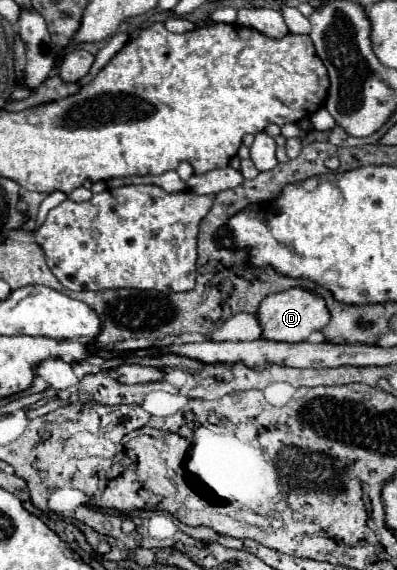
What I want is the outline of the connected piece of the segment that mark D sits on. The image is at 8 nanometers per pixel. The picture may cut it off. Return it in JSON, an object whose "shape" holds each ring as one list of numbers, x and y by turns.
{"shape":[[292,287,274,295,268,295,260,307,258,307,258,321,264,329,262,337,270,341,290,341,300,343,306,341,312,331,320,331,330,321,330,311,326,307,326,301,302,287]]}

